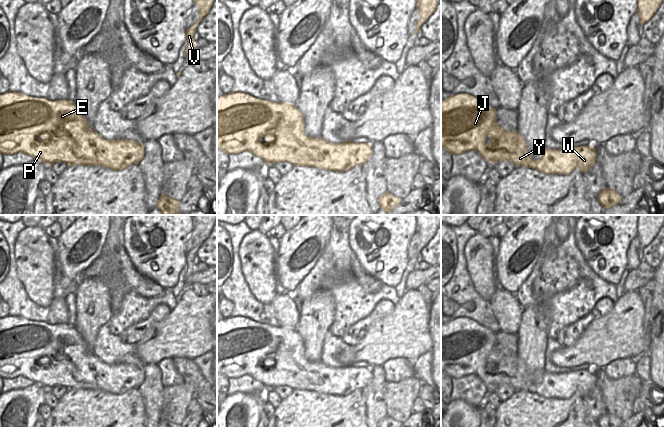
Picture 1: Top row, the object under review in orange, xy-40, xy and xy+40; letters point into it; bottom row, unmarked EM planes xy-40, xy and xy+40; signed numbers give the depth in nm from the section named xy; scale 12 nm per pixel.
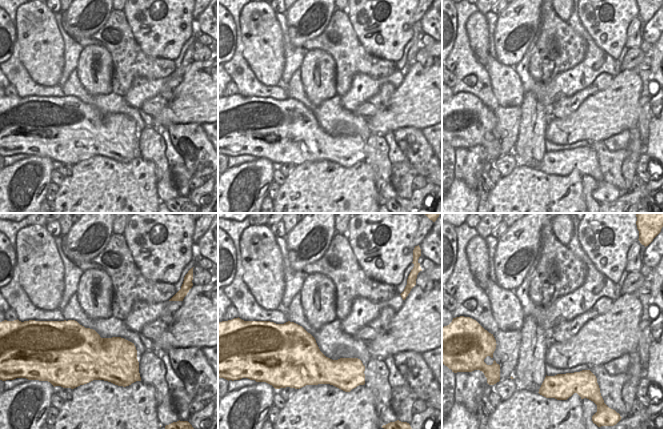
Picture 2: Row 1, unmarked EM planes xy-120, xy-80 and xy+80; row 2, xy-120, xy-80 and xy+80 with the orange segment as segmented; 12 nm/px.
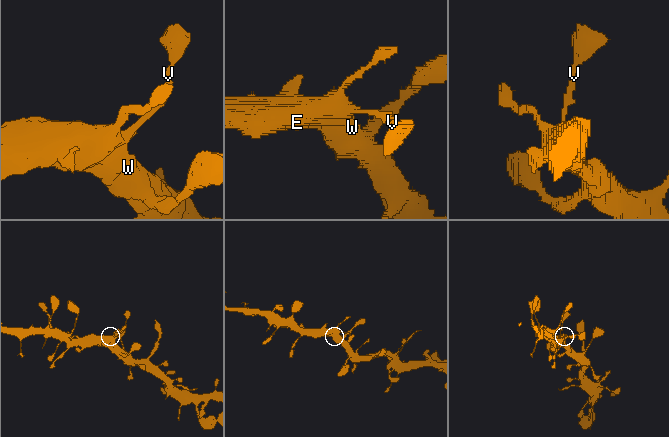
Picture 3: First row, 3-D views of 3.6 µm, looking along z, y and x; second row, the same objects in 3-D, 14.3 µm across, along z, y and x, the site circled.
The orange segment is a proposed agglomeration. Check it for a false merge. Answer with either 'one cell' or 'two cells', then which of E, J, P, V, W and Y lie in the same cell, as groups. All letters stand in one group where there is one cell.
one cell; E J P V W Y

